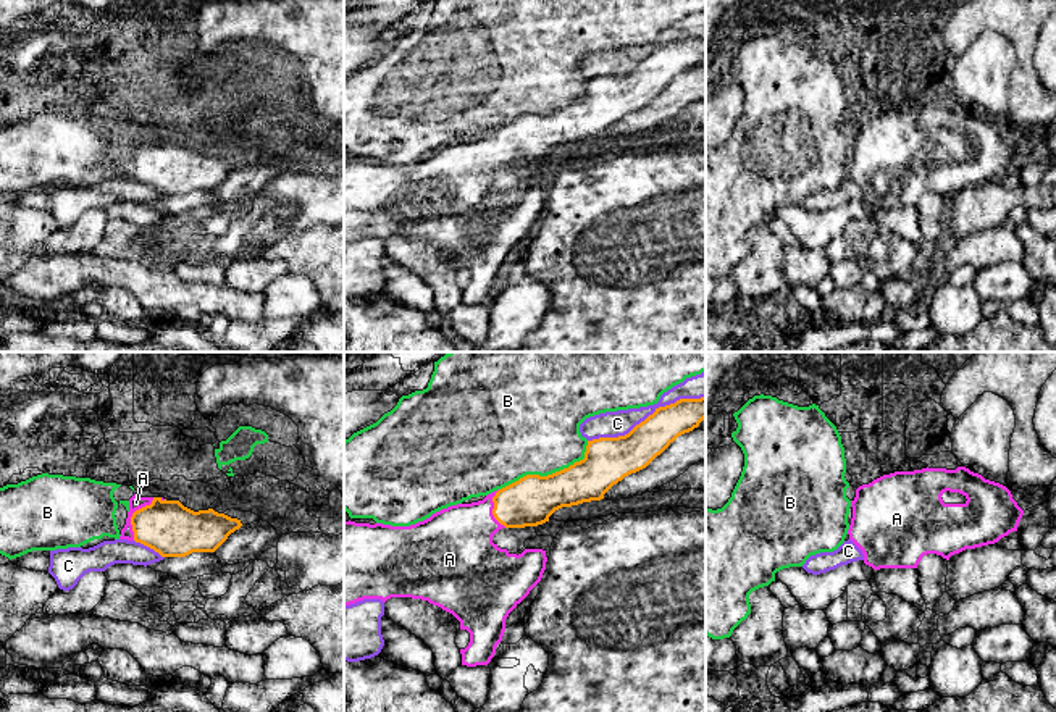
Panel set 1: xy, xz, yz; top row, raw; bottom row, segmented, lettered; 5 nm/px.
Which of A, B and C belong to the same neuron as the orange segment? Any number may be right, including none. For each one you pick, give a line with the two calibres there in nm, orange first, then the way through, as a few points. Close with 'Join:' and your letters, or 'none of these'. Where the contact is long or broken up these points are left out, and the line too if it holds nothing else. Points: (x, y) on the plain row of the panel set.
A: 260/70 nm | across xy (167, 165), (146, 154), (133, 154), (136, 141)
Join: A

